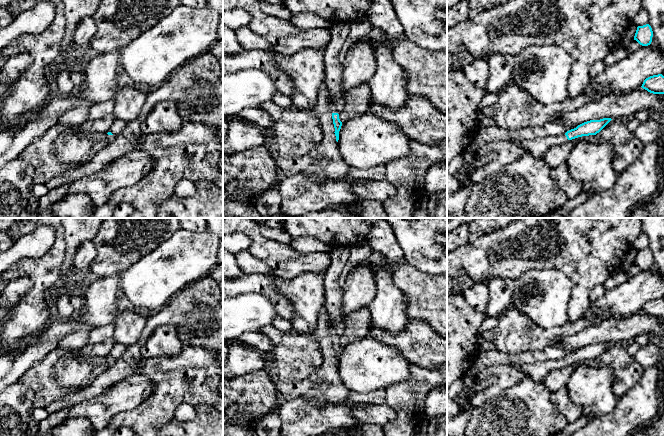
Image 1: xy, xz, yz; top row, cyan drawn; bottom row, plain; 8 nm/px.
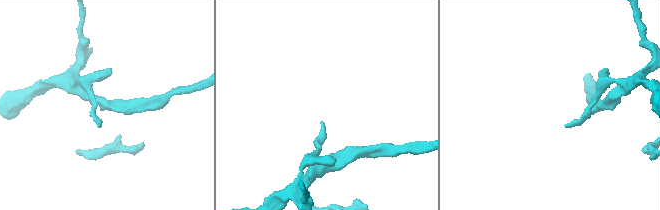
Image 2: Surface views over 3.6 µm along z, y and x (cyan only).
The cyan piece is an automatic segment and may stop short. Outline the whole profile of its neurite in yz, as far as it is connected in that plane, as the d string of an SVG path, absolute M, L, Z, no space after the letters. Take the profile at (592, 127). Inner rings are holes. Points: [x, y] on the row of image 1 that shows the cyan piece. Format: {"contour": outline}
{"contour": "M603 118L600 120L590 120L578 125L576 128L567 131L564 135L549 136L545 138L536 138L532 140L515 140L522 148L530 152L535 158L545 159L547 150L554 146L560 145L567 140L572 140L582 136L596 135L599 133L612 119Z"}

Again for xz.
{"contour": "M329 101L329 110L332 113L332 119L333 119L333 124L335 128L335 136L336 136L336 141L338 142L339 140L339 131L342 126L342 122L339 119L339 114L337 113L336 107L332 104L331 101Z"}

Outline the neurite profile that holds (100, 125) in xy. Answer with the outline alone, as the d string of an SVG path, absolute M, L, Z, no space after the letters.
M112 113L101 119L87 120L82 125L78 126L78 129L89 134L96 133L96 132L108 133L114 120L115 120L115 116Z

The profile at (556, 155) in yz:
M567 140L560 145L550 147L545 155L546 163L553 169L566 163L574 144L571 140Z

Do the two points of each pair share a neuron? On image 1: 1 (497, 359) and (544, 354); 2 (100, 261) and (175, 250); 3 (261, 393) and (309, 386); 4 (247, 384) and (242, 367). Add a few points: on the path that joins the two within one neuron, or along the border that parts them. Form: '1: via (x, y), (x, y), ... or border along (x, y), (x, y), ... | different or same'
1: via (509, 359), (532, 356) | same
2: border along (165, 240), (127, 268) | different
3: border along (265, 369), (273, 382) | different
4: border along (264, 369), (233, 376) | different

